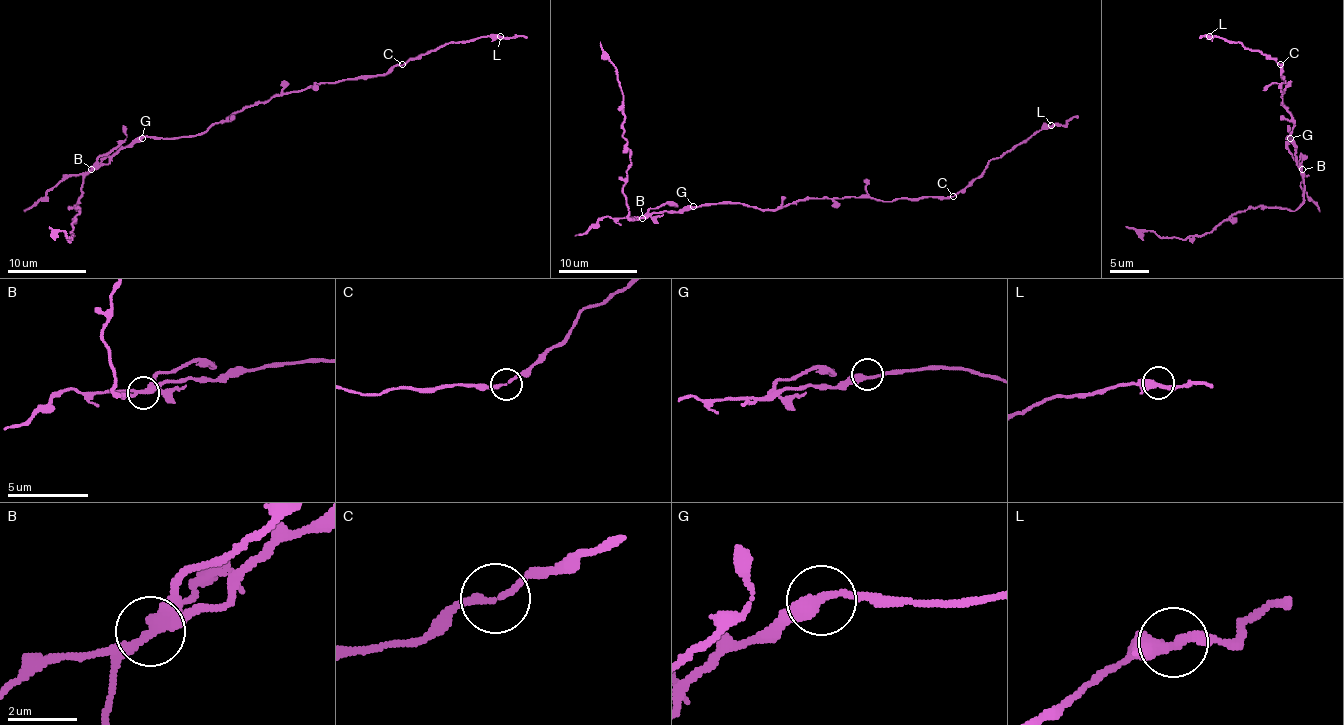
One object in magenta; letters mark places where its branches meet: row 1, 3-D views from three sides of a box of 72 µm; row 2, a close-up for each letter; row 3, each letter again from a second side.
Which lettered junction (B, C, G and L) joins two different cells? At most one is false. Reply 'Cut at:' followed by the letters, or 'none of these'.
Cut at: B

